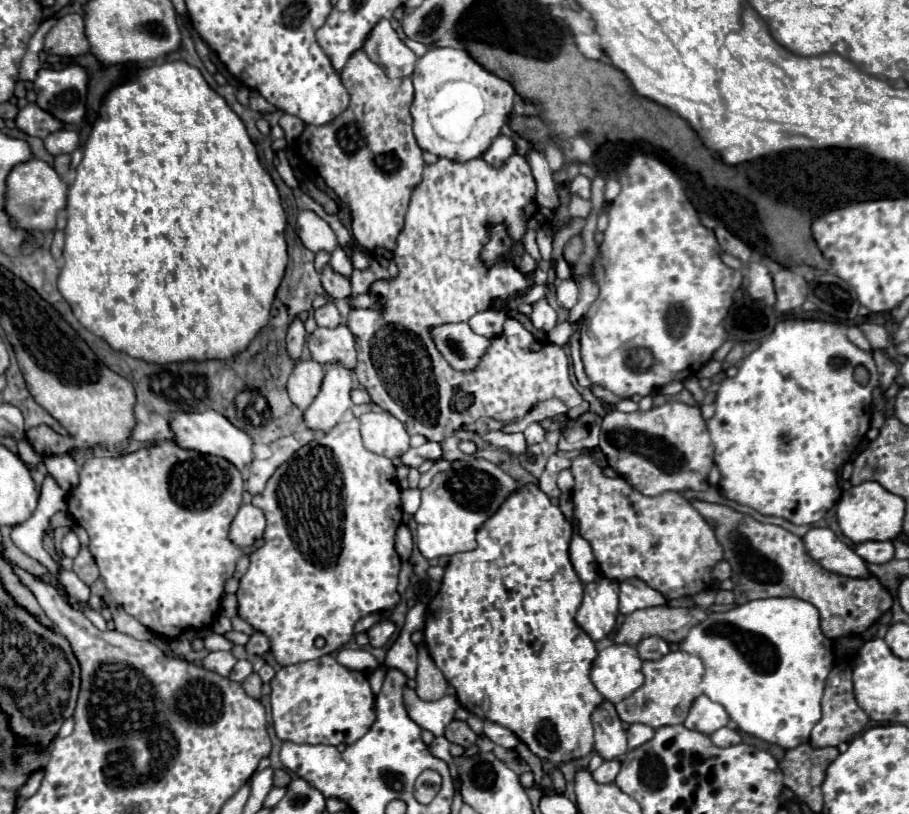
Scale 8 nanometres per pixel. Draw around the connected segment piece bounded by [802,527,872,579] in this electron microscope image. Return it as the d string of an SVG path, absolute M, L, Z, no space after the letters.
M814 527L802 537L802 541L814 561L818 561L828 571L854 579L872 577L870 569L866 567L866 561L858 557L854 549L848 547L832 529Z

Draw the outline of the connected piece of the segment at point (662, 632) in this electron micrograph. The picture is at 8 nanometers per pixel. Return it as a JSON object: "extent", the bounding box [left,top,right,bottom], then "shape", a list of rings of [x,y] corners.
{"extent":[614,607,704,645],"shape":[[[650,607],[626,615],[626,621],[618,629],[614,643],[638,645],[642,639],[658,635],[668,643],[682,643],[688,631],[704,621],[704,609],[676,609],[676,607]]]}

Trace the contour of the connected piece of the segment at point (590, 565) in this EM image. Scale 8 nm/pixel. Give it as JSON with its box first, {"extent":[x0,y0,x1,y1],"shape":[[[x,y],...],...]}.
{"extent":[570,533,598,583],"shape":[[[574,533],[570,539],[570,561],[582,583],[592,583],[598,577],[598,565],[592,555],[592,547],[578,533]]]}

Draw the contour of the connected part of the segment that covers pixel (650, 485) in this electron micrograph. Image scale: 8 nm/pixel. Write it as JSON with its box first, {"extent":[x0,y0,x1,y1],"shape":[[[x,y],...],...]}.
{"extent":[598,403,714,497],"shape":[[[664,403],[660,407],[652,407],[650,411],[636,411],[636,413],[622,413],[618,409],[608,409],[608,413],[602,419],[598,449],[606,455],[608,465],[642,495],[656,497],[666,491],[678,491],[678,493],[686,489],[706,491],[710,487],[708,473],[714,465],[714,445],[710,441],[706,421],[702,419],[698,405]]]}

